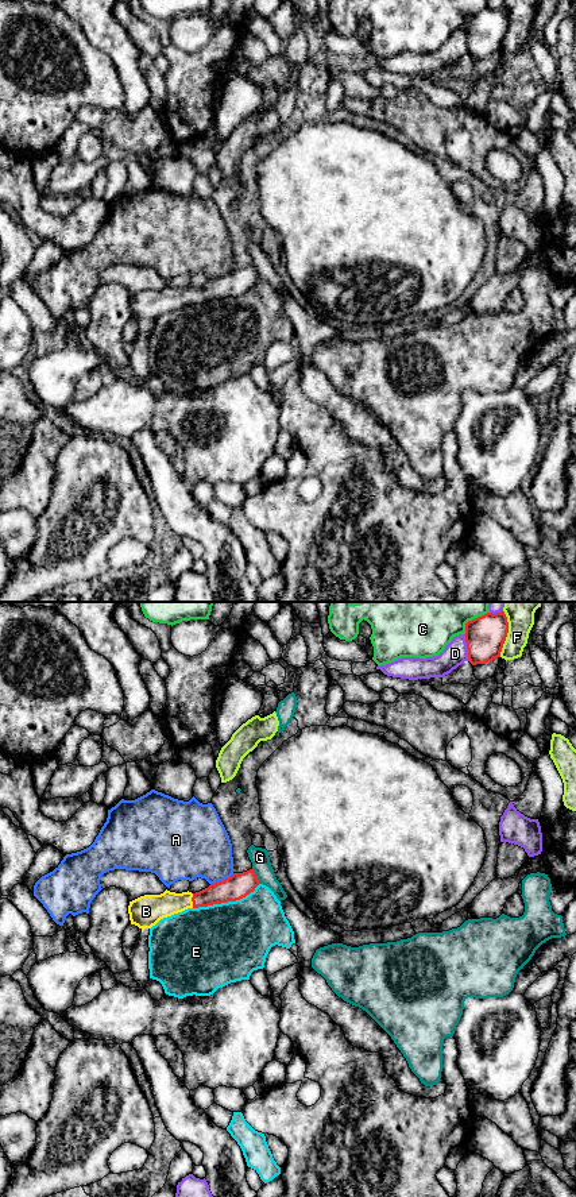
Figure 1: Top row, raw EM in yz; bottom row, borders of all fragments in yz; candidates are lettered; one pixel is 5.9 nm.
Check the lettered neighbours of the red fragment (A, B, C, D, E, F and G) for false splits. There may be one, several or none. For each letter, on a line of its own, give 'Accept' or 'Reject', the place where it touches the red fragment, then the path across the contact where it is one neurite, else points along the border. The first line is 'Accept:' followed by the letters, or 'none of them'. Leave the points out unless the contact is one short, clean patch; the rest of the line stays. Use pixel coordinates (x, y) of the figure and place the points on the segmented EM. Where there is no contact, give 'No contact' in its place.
Accept: B
A: Reject. Touches red at yz (223, 880)
B: Accept. Touches red at yz (192, 900)
C: Reject. Touches red at yz (472, 620)
D: Reject. Touches red at yz (467, 648)
E: Reject. Touches red at yz (225, 902)
F: Reject. Touches red at yz (507, 632)
G: Reject. Touches red at yz (255, 876). Boundary: yz (252, 868), (259, 883)

